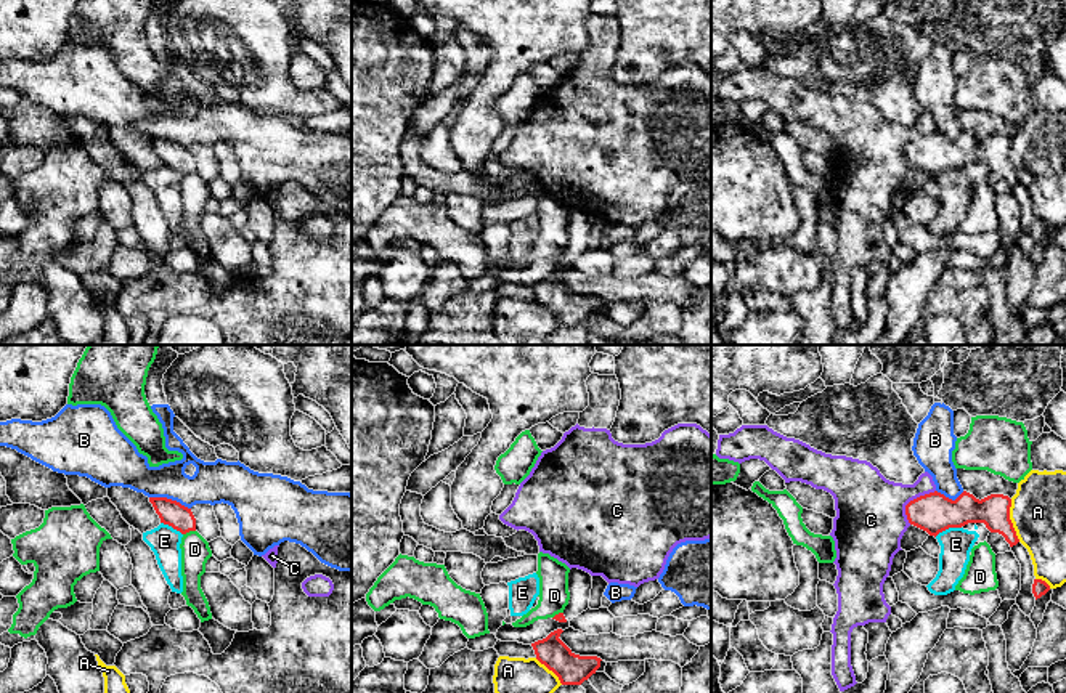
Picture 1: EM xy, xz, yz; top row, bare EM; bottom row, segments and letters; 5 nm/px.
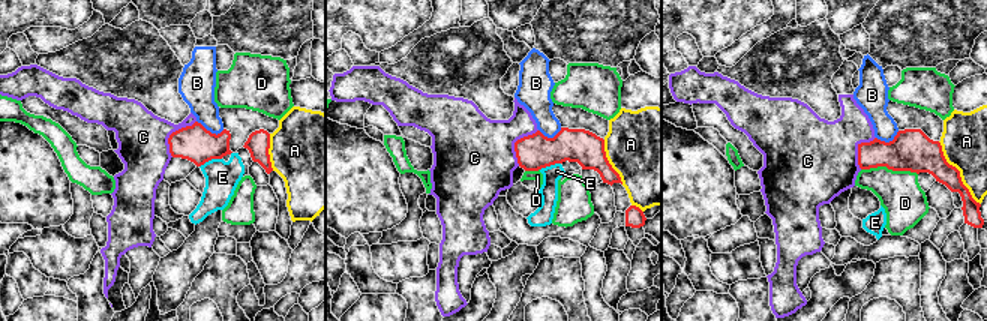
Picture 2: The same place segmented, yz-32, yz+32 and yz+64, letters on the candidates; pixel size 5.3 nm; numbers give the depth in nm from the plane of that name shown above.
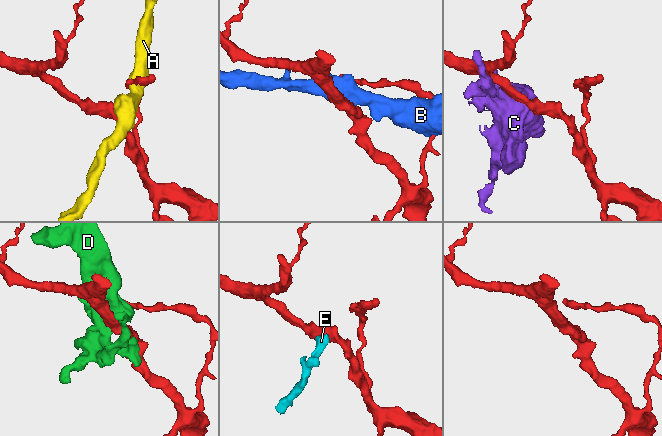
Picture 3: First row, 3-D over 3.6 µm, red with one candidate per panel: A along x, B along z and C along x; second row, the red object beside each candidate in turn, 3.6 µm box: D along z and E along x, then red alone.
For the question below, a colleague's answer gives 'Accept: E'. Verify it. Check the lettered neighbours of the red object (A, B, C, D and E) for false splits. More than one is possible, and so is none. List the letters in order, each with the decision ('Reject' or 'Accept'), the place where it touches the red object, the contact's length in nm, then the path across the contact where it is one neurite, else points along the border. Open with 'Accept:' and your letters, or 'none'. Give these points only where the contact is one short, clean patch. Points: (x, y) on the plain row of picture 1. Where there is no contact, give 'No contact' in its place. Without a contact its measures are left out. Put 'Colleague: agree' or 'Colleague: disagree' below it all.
Accept: none
A: Reject. Touches red at yz (1010, 161). Shared border 220 nm
B: Reject. Touches red at xy (170, 140). Shared border 220 nm. Boundary: xy (150, 137), (166, 137), (190, 149)
C: Reject. Touches red at yz (911, 141). Shared border 220 nm
D: Reject. Touches red at xy (188, 172). Shared border 70 nm. Boundary: xy (195, 170), (183, 175)
E: Reject. Touches red at yz (948, 169). Shared border 140 nm. Boundary: yz (960, 167), (951, 167), (935, 177)
Colleague: disagree

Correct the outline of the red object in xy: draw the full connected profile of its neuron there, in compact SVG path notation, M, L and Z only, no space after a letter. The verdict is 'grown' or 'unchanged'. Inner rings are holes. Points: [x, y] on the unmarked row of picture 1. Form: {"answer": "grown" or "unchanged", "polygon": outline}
{"answer": "unchanged", "polygon": "M149 138L149 143L159 156L161 164L172 167L181 175L196 172L196 159L191 149L167 138Z"}

